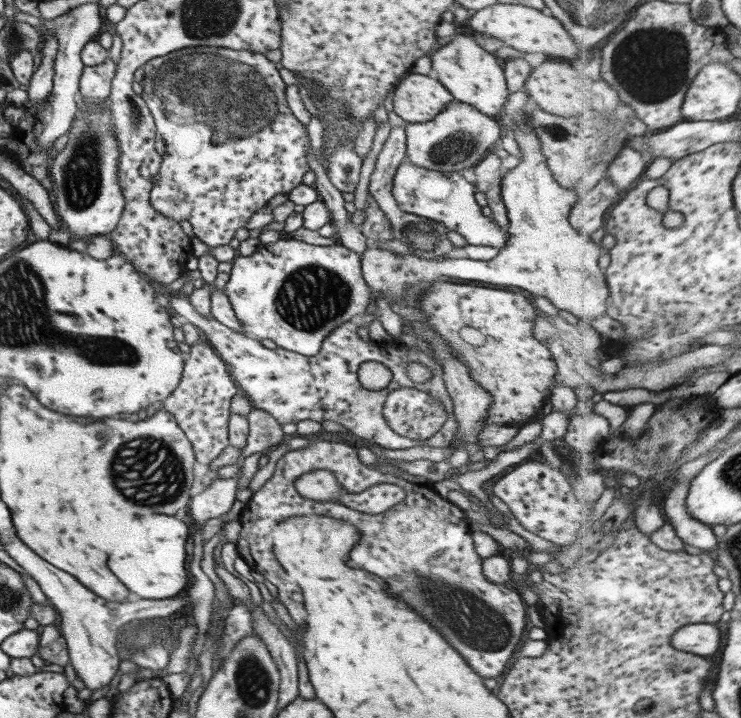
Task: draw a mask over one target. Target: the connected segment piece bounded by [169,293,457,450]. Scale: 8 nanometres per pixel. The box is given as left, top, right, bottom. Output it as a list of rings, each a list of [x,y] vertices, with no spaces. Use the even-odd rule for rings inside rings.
[[[187,295],[172,296],[169,306],[175,313],[183,317],[188,324],[197,326],[207,340],[211,343],[214,352],[222,358],[229,368],[228,374],[236,386],[239,388],[250,404],[254,408],[259,408],[271,416],[281,425],[291,422],[301,422],[301,420],[313,420],[313,422],[323,422],[331,420],[335,424],[341,424],[353,435],[371,441],[383,449],[399,450],[409,449],[421,444],[421,446],[433,449],[441,449],[450,446],[453,441],[453,432],[456,432],[457,422],[453,414],[453,402],[447,388],[443,384],[440,367],[433,359],[429,360],[429,355],[423,355],[419,349],[401,349],[396,344],[373,344],[371,341],[365,342],[357,336],[358,326],[353,322],[345,322],[337,326],[321,342],[317,353],[310,357],[304,357],[281,348],[267,349],[261,346],[259,340],[238,334],[228,330],[213,318],[204,318],[197,314]],[[363,362],[381,362],[392,375],[392,381],[385,388],[378,391],[367,390],[357,381],[356,373],[359,364]],[[407,362],[419,362],[429,368],[431,364],[431,379],[423,382],[423,388],[417,389],[428,393],[431,398],[439,400],[445,404],[447,418],[437,430],[426,440],[408,440],[398,436],[393,432],[382,415],[382,408],[387,393],[396,388],[415,388],[405,376],[405,364]]]

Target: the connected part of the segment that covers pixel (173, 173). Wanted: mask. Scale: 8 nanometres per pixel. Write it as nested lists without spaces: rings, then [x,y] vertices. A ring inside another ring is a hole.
[[[187,47],[148,60],[143,66],[143,77],[140,81],[142,93],[140,97],[144,101],[148,112],[154,120],[156,133],[154,134],[154,148],[161,156],[158,179],[149,191],[151,207],[165,217],[173,221],[187,220],[192,228],[196,240],[206,247],[215,247],[227,244],[234,236],[237,228],[245,228],[249,216],[256,210],[265,206],[269,198],[277,194],[288,193],[292,188],[301,184],[301,176],[308,171],[307,159],[305,159],[305,146],[308,136],[305,126],[301,125],[288,109],[284,99],[286,85],[279,77],[279,71],[273,63],[261,53],[252,53],[248,50],[229,50],[217,47]]]

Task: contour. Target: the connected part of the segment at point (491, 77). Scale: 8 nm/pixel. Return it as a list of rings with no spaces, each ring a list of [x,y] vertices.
[[[457,34],[450,42],[432,50],[429,55],[431,68],[437,74],[436,80],[451,93],[453,99],[489,117],[503,113],[503,103],[508,94],[503,70],[497,65],[495,56],[483,50],[472,36]]]

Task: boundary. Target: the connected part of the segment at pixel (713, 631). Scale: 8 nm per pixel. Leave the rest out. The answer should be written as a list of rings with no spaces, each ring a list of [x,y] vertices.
[[[715,623],[683,626],[675,632],[674,647],[701,656],[713,656],[723,648],[723,632]]]

